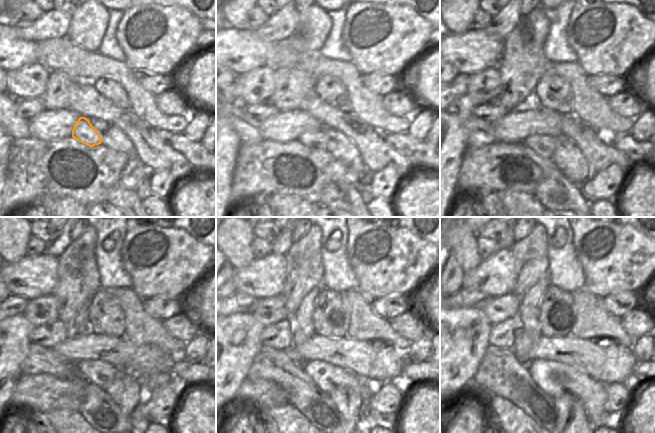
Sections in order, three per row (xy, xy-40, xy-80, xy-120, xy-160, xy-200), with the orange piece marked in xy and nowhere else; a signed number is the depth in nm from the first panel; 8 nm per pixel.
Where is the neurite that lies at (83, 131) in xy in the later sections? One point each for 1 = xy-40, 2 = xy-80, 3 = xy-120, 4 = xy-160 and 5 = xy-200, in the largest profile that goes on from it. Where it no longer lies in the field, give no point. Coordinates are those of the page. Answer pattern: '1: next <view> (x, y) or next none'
1: next xy-40 (317, 139)
2: next xy-80 (537, 143)
3: next xy-120 (87, 368)
4: next xy-160 (312, 368)
5: next xy-200 (535, 367)

